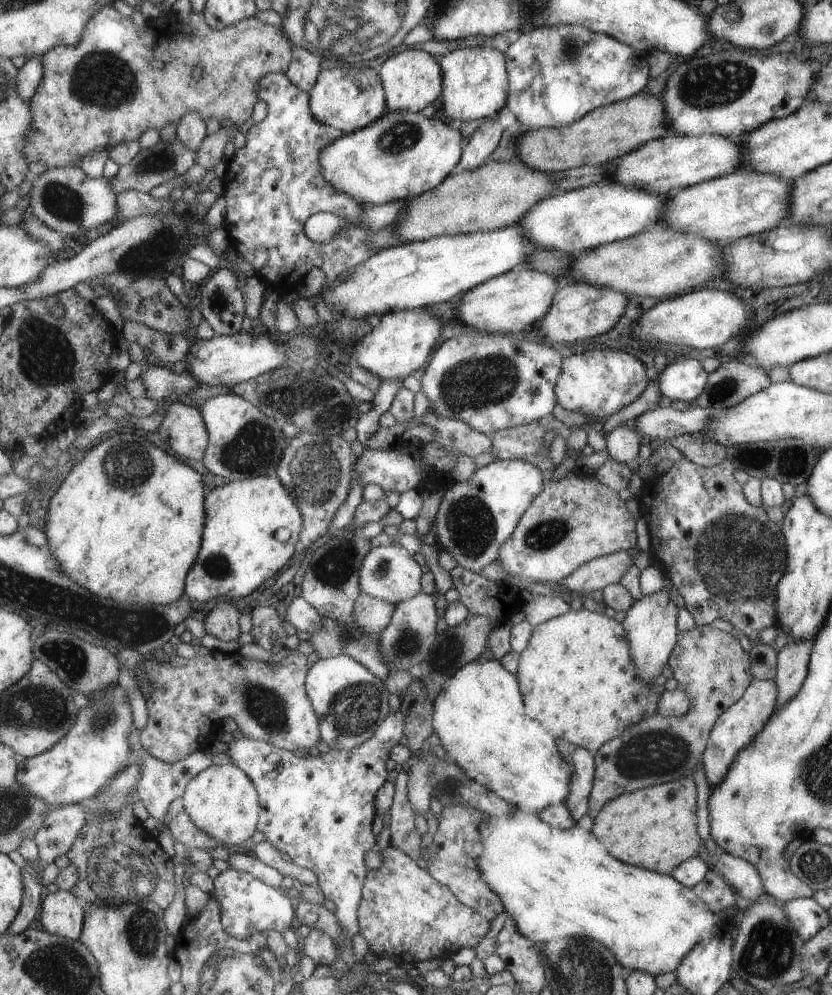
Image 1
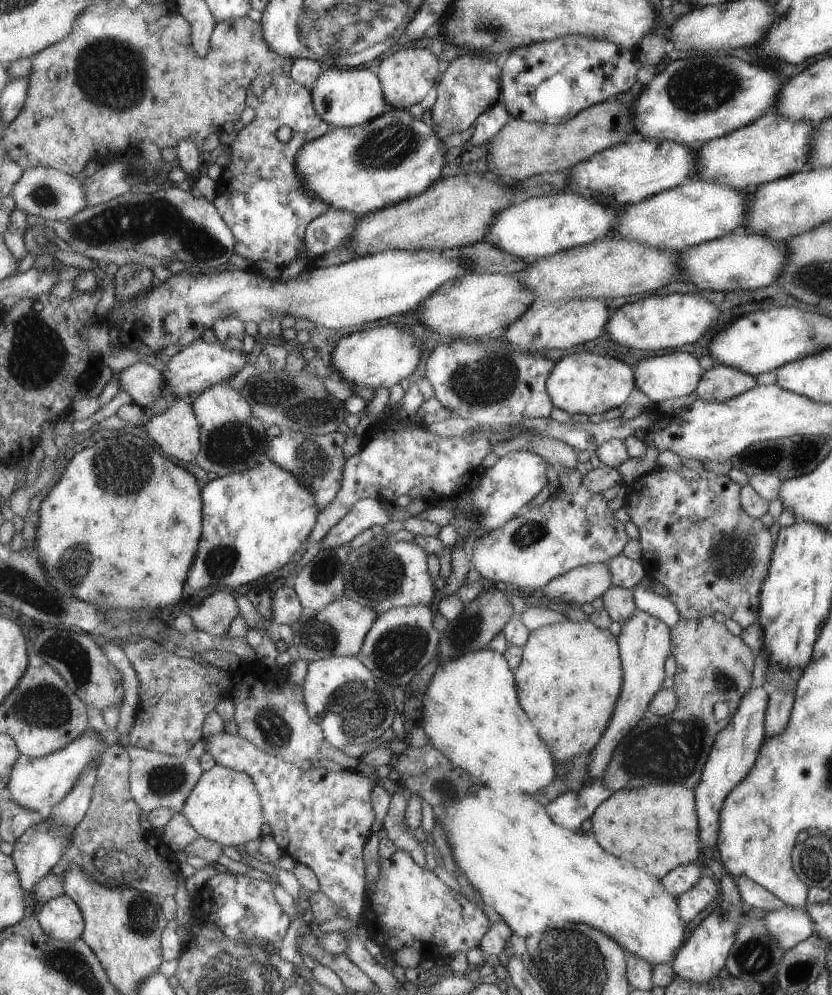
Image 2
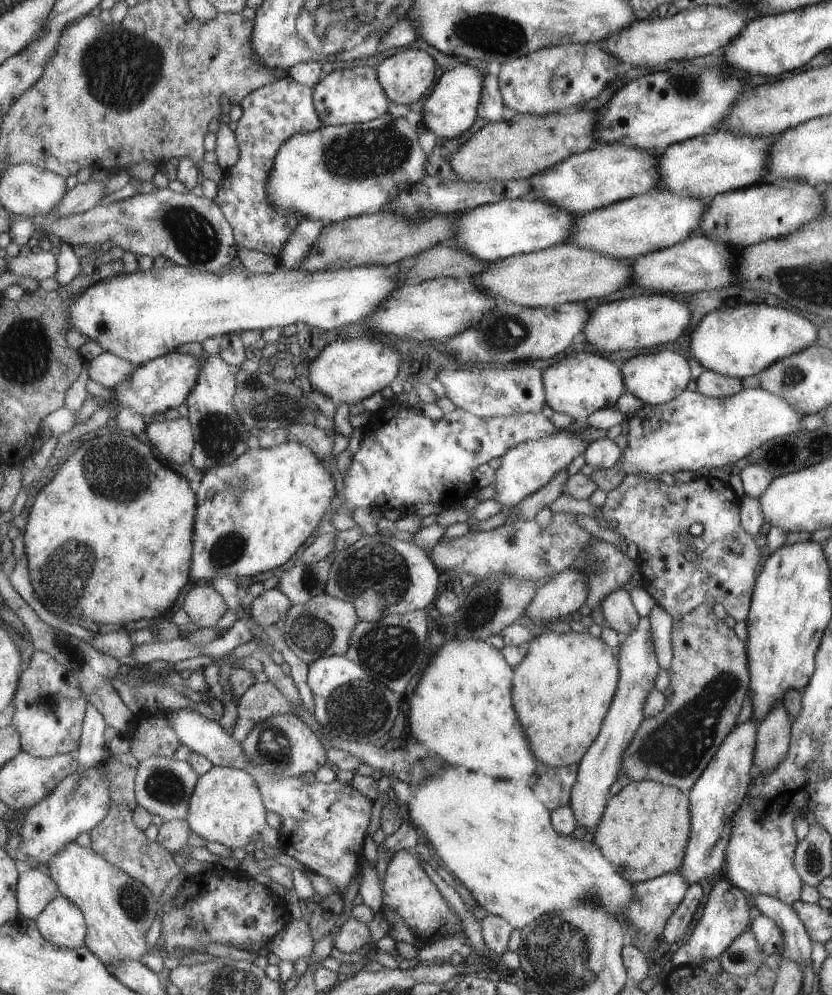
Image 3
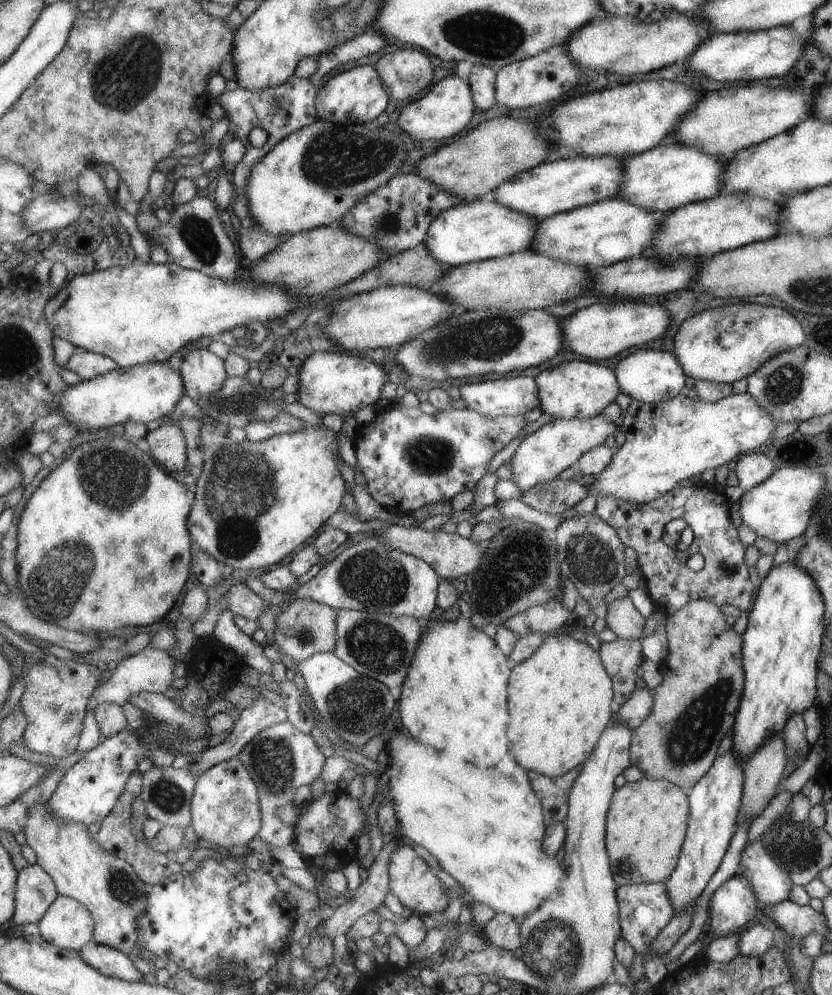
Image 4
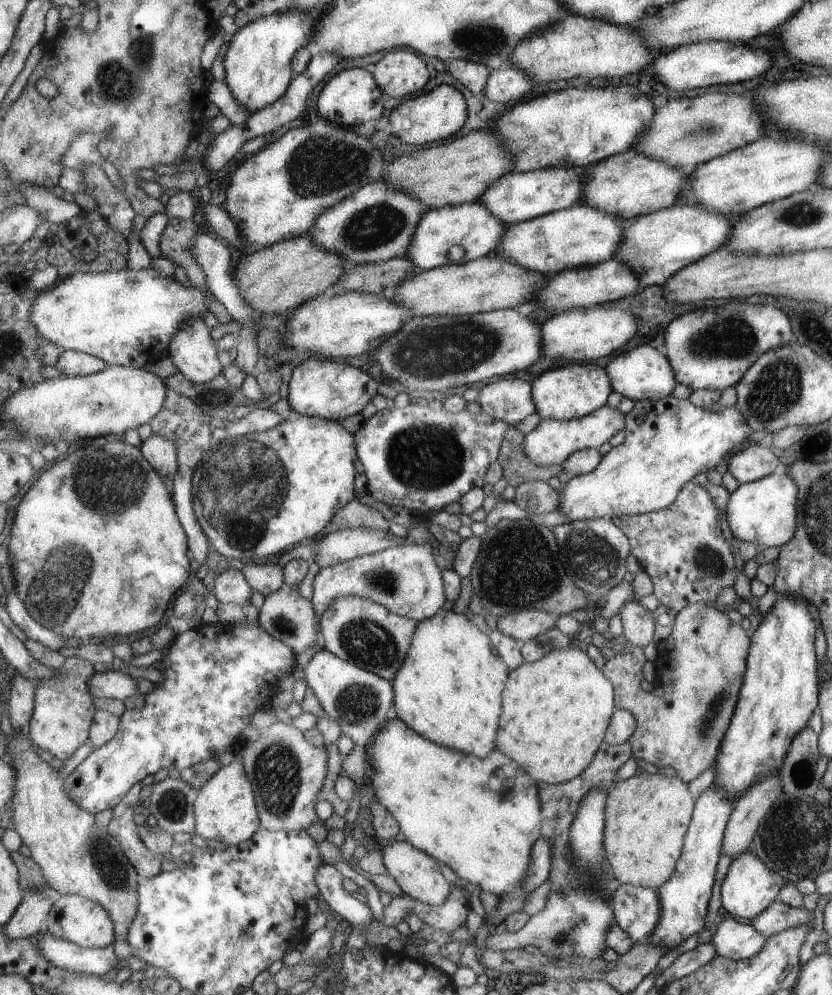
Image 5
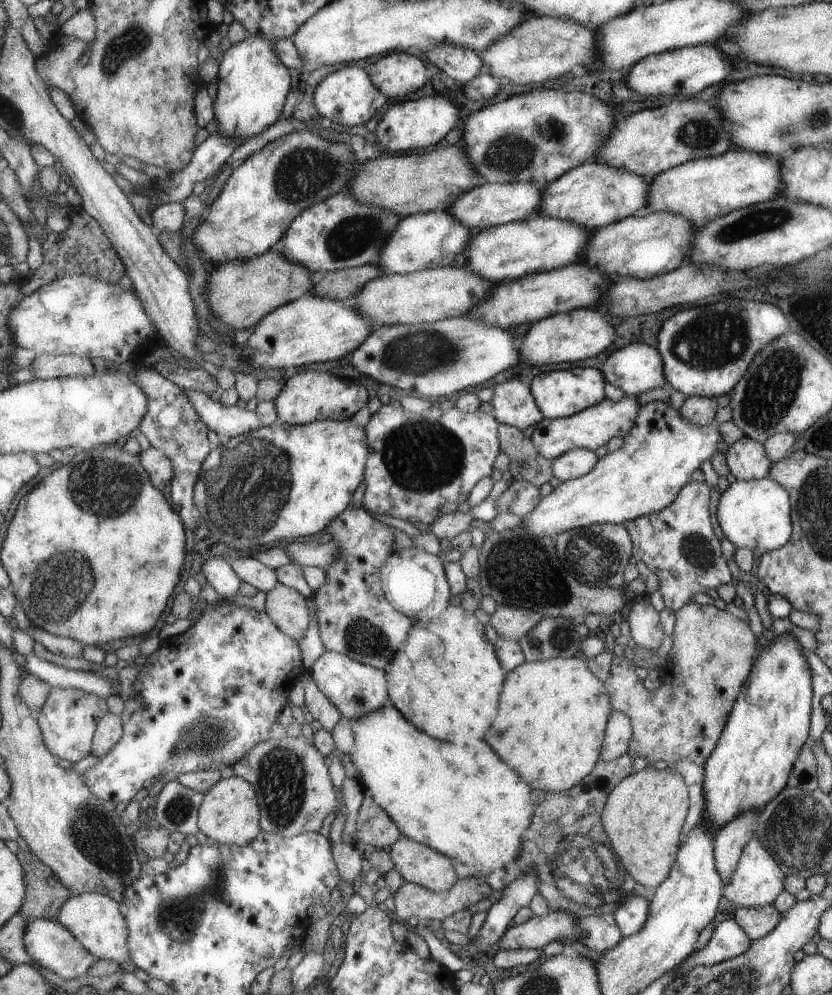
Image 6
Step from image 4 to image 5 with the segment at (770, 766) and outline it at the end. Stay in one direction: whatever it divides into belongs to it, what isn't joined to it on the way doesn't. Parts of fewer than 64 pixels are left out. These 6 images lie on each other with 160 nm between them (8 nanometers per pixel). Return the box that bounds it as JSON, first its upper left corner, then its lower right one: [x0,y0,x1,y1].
[722,774,783,858]

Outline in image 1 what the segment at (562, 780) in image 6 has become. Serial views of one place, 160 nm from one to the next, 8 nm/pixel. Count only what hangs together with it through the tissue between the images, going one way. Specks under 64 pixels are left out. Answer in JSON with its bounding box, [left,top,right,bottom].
[517,608,665,752]

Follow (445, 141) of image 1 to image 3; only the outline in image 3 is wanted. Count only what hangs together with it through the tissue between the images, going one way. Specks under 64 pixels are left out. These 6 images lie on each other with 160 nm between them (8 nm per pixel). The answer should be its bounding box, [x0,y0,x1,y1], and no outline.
[269,113,427,225]

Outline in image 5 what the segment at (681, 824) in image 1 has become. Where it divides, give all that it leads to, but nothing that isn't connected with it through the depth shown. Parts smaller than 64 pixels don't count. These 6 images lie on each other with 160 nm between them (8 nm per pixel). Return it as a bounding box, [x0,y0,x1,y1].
[602,768,694,889]

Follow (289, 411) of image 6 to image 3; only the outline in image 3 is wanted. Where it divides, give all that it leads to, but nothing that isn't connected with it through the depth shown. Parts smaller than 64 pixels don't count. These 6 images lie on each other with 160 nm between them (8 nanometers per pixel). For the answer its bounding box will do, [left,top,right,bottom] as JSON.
[308,336,401,406]

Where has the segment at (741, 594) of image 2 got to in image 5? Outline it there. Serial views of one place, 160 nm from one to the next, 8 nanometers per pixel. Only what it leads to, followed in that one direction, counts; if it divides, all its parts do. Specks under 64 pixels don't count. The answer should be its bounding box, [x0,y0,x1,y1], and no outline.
[613,482,735,612]

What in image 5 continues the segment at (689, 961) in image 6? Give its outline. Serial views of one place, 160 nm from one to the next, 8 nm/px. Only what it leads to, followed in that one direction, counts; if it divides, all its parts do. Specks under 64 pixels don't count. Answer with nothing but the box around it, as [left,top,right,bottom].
[711,918,766,961]

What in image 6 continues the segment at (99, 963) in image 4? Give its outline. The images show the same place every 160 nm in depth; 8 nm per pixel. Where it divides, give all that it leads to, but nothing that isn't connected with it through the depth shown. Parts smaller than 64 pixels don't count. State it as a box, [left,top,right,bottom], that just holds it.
[24,918,97,979]

